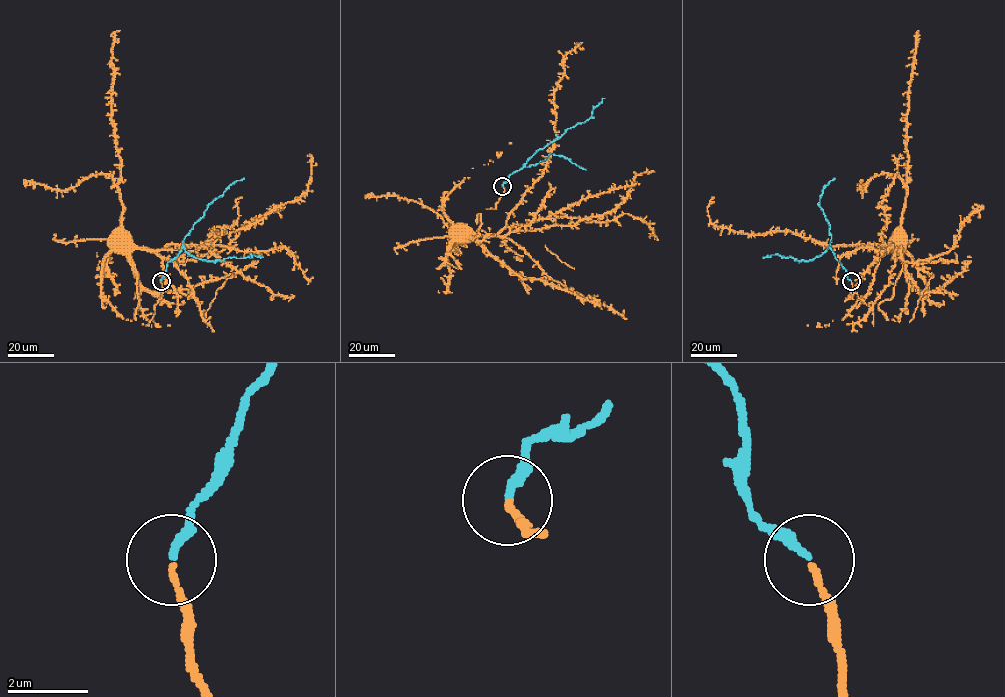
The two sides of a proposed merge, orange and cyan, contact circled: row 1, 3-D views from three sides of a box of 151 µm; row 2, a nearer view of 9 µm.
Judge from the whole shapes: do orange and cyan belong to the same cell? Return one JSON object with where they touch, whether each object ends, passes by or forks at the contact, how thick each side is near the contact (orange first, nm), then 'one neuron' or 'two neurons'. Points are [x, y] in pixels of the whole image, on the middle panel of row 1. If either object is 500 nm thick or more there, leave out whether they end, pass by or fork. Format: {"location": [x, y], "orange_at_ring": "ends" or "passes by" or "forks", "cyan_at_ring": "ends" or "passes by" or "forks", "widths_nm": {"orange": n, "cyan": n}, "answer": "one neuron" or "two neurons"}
{"location": [502, 186], "orange_at_ring": "ends", "cyan_at_ring": "ends", "widths_nm": {"orange": 140, "cyan": 200}, "answer": "one neuron"}

